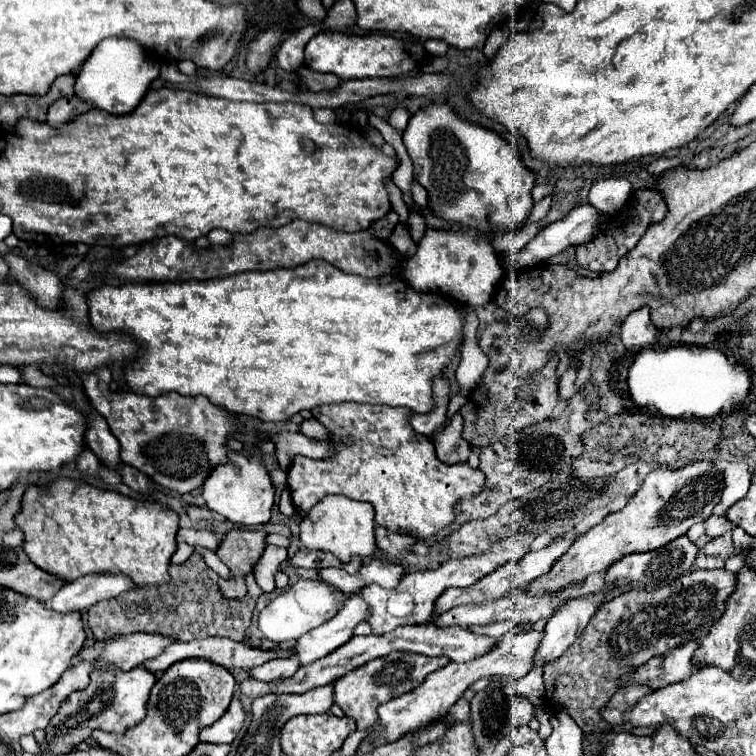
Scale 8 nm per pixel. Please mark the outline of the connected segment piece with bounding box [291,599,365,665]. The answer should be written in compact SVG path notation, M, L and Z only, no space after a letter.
M347 599L333 619L301 635L291 649L301 665L311 665L345 645L353 637L353 627L363 619L365 603L361 599Z

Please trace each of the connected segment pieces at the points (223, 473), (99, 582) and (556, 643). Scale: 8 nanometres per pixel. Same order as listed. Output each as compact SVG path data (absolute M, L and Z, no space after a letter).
M239 453L229 455L229 463L221 465L207 479L203 487L203 499L211 511L225 517L235 525L261 525L269 523L273 507L273 485L261 457L245 457Z
M85 575L77 583L65 583L49 601L49 607L57 613L77 613L89 609L93 603L121 595L133 589L123 575Z
M595 593L589 597L569 599L565 607L561 607L547 623L541 645L535 653L533 667L545 667L551 661L559 659L583 633L591 615L603 603L603 593Z

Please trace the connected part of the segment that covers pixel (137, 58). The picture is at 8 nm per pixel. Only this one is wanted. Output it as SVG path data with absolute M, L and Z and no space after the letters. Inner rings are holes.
M105 39L105 43L99 43L97 51L83 63L75 81L75 97L91 103L95 109L125 115L137 107L151 81L157 77L159 63L151 63L137 43L129 43L129 39Z

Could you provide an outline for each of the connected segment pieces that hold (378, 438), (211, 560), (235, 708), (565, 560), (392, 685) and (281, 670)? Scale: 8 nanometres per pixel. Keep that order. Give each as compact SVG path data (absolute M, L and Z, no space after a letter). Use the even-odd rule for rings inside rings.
M341 403L315 407L311 413L315 419L321 419L321 423L331 431L333 449L337 449L337 455L333 455L333 459L323 461L315 461L301 455L293 457L287 471L287 485L301 517L307 517L309 511L325 495L343 495L349 499L371 503L375 507L377 525L393 533L411 535L415 539L429 539L455 521L455 509L461 499L475 497L485 487L485 475L479 469L471 469L467 463L445 465L437 459L431 439L413 433L413 429L409 427L409 409L393 409L389 405Z
M195 547L195 553L201 555L213 567L213 571L217 571L221 577L229 577L229 569L219 561L219 557L215 555L215 551L211 551L207 547Z
M233 695L233 701L227 709L227 713L213 723L213 727L205 727L205 731L201 731L201 741L205 743L233 743L233 739L237 737L237 733L243 727L247 713L241 705L239 695Z
M705 461L693 463L691 467L683 467L677 471L651 471L641 489L627 501L627 505L621 511L609 513L599 525L589 529L585 535L577 537L569 551L561 555L557 563L553 563L551 571L529 583L525 591L529 595L557 593L559 589L565 589L573 583L583 583L585 577L589 577L591 573L607 571L613 563L623 559L623 555L655 551L671 539L685 535L695 523L707 519L721 499L721 475L711 473L713 467Z
M389 653L381 659L373 659L373 663L365 663L357 671L345 675L345 679L337 679L335 685L335 703L343 709L345 715L355 719L357 730L366 730L378 720L377 705L401 697L415 687L419 687L425 677L449 663L447 657L425 657L417 653Z
M279 657L279 659L271 659L269 663L263 663L259 667L253 667L249 671L249 677L257 679L257 681L275 681L275 679L291 677L297 669L299 669L297 667L297 659Z

